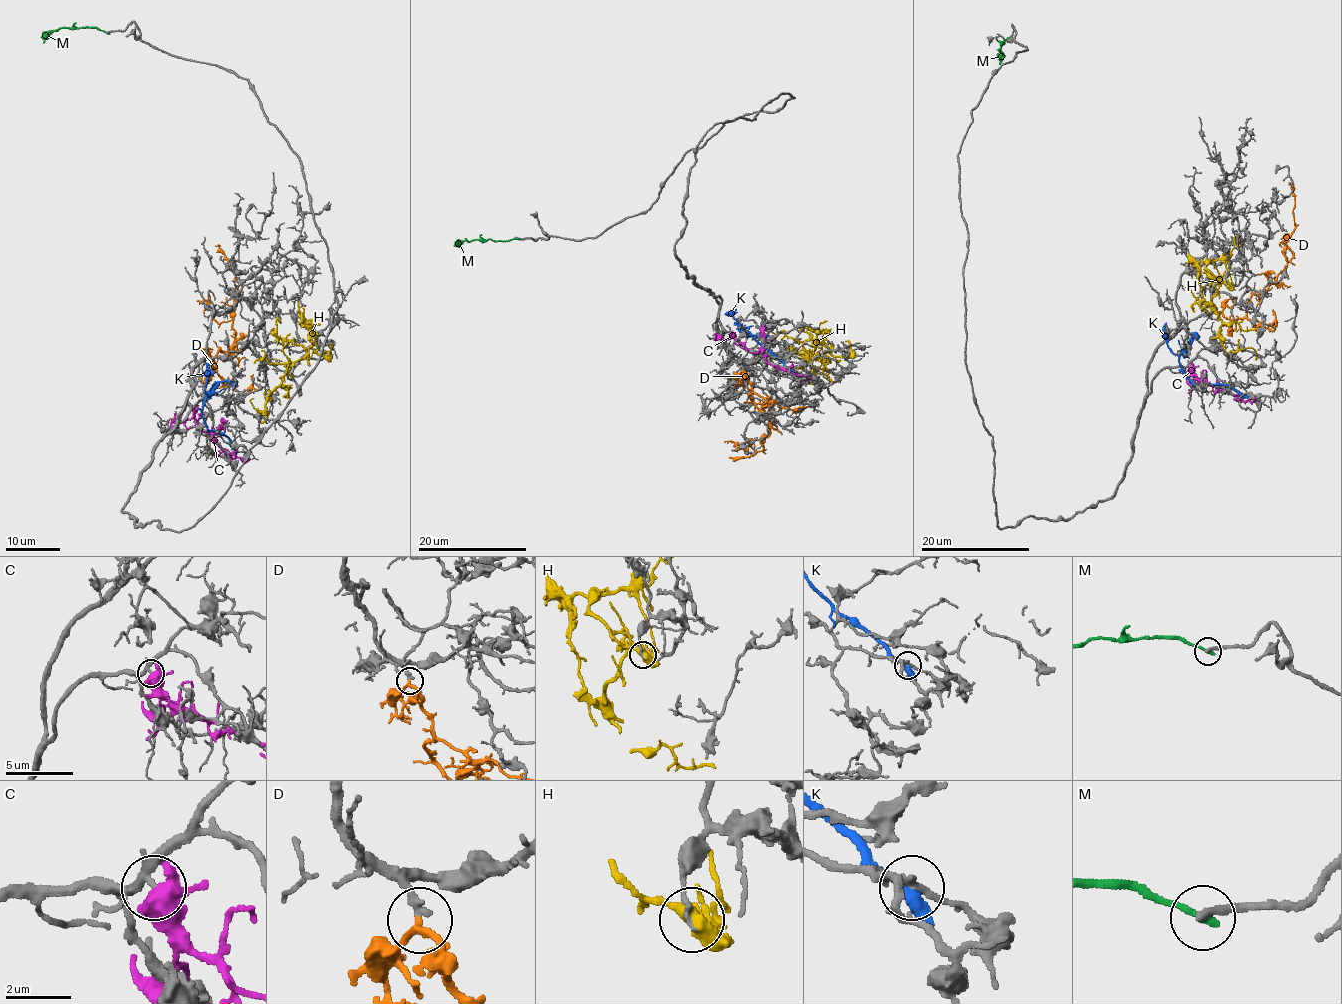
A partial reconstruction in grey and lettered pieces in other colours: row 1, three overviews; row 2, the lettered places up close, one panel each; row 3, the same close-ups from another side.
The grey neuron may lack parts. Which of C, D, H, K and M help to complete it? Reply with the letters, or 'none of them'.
D

